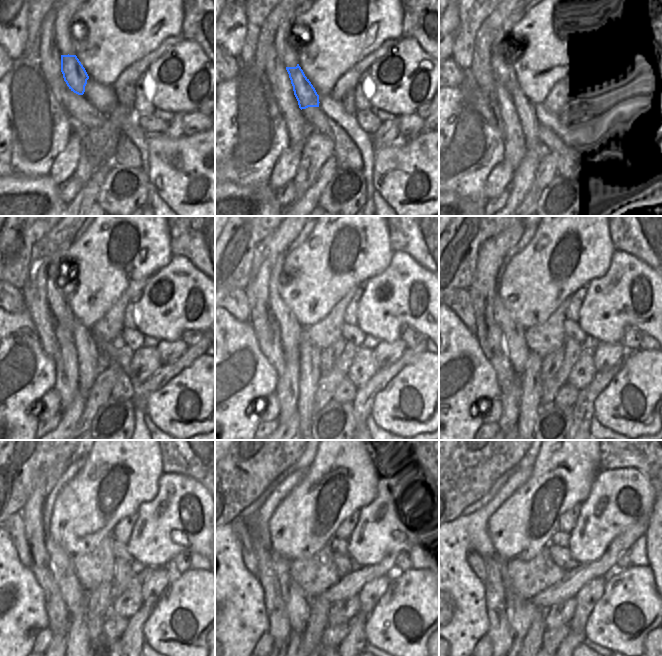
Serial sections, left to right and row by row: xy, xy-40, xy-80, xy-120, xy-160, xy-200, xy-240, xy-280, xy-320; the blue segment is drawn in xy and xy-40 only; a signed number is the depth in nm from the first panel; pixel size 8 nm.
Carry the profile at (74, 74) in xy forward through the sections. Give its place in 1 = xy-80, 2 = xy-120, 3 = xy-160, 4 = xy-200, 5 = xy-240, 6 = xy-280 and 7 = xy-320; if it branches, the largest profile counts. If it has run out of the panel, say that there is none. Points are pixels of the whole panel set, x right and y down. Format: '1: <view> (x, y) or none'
1: xy-80 (526, 110)
2: xy-120 (87, 351)
3: xy-160 (309, 356)
4: xy-200 (531, 387)
5: xy-240 (78, 639)
6: xy-280 (295, 639)
7: xy-320 (517, 643)

